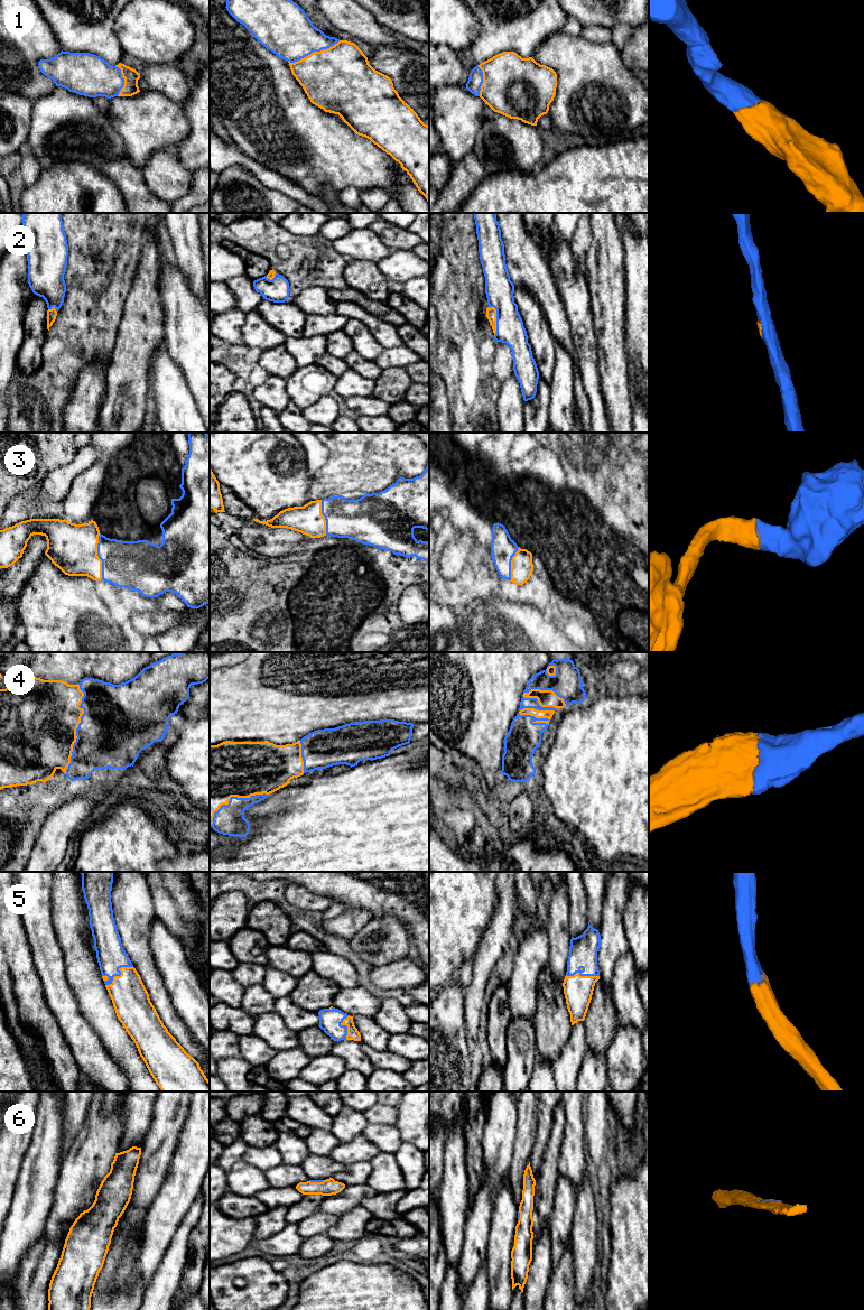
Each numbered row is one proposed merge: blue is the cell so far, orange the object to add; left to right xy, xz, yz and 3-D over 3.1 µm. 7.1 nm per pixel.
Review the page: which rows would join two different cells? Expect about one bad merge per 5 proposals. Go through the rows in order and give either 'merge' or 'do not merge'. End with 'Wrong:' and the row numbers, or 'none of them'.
1: merge
2: merge
3: merge
4: merge
5: merge
6: merge
Wrong: none of them

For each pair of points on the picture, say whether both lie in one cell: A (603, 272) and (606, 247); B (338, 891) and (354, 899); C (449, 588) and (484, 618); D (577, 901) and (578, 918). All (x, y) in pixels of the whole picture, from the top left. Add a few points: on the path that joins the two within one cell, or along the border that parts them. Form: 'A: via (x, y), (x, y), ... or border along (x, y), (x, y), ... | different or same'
A: via (605, 266), (606, 253) | same
B: via (342, 891), (346, 891), (351, 895) | same
C: border along (498, 596), (481, 600), (474, 609) | different
D: via (578, 906), (578, 913) | same

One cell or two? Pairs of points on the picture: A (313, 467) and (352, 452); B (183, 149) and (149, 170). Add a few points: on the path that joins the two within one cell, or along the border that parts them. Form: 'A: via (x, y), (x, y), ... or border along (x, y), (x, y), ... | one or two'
A: border along (324, 444), (327, 448), (328, 458), (312, 476) | two
B: border along (170, 148), (178, 160), (192, 172) | two

